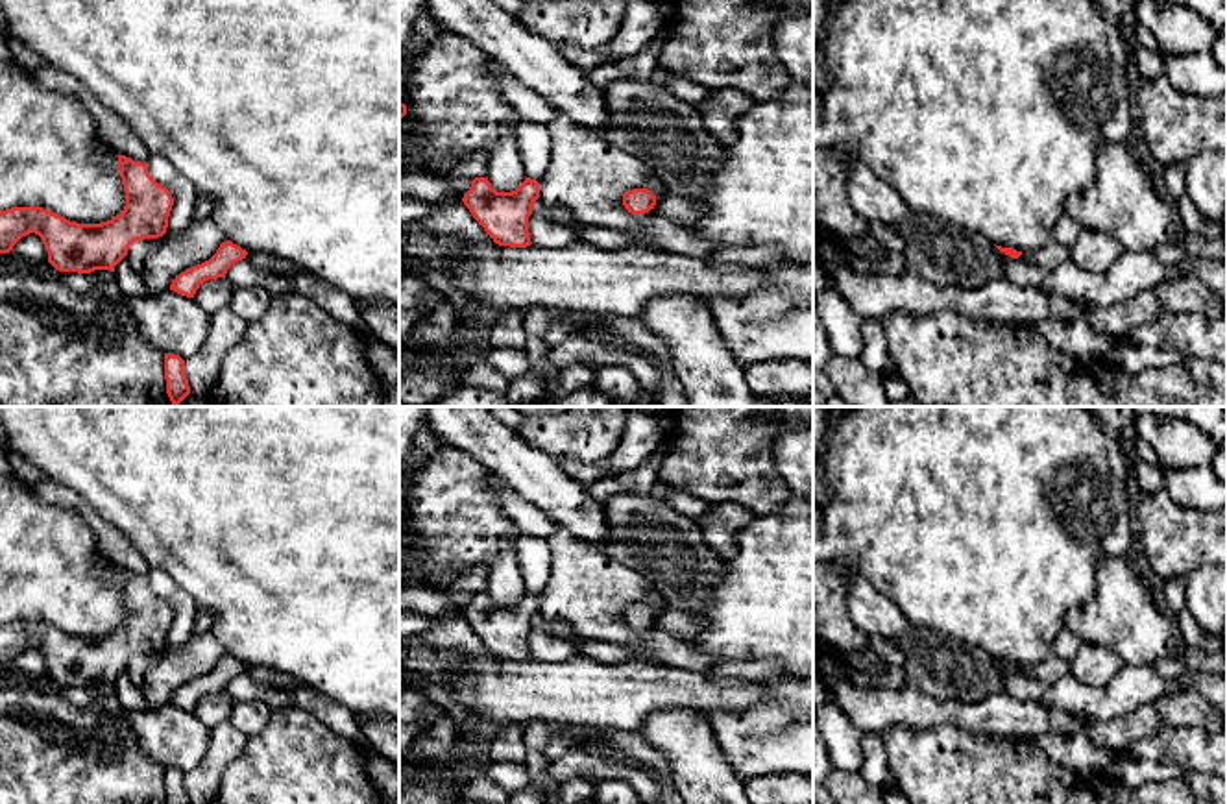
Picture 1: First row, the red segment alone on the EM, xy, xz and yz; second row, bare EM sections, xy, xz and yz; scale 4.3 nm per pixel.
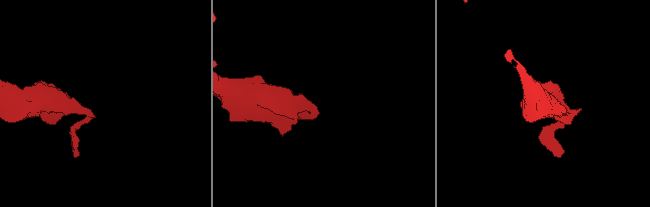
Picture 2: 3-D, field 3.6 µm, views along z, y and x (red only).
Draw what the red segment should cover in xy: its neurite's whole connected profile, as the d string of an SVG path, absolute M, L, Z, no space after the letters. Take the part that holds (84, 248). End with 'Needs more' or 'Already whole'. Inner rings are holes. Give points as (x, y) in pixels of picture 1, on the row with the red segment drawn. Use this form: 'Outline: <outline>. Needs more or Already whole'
Outline: M118 155L118 168L126 192L120 214L102 224L78 224L43 207L11 207L0 211L0 253L35 233L59 272L115 272L133 242L166 233L174 205L170 190L150 176L146 163Z. Already whole

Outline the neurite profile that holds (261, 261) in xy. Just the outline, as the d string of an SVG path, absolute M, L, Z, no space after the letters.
M248 253L246 259L261 272L268 272L268 274L275 274L281 277L288 277L290 274L294 274L298 270L298 266L294 262L277 259L273 255L268 253Z

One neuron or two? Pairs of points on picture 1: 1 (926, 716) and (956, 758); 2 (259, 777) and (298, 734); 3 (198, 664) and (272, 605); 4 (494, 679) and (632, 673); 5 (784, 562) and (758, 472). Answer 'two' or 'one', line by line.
1: two
2: one
3: two
4: one
5: two

